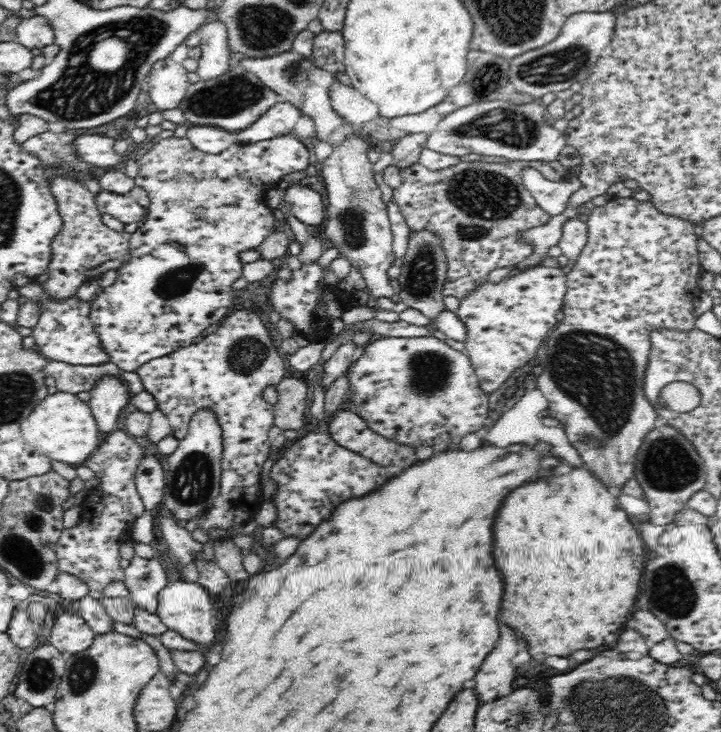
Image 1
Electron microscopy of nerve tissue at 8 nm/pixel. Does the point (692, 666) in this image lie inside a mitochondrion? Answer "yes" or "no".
no

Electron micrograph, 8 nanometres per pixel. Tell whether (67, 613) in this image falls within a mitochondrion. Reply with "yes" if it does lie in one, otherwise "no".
no

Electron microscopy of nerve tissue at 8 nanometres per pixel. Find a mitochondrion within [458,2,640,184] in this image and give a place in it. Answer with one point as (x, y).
(561, 64)

